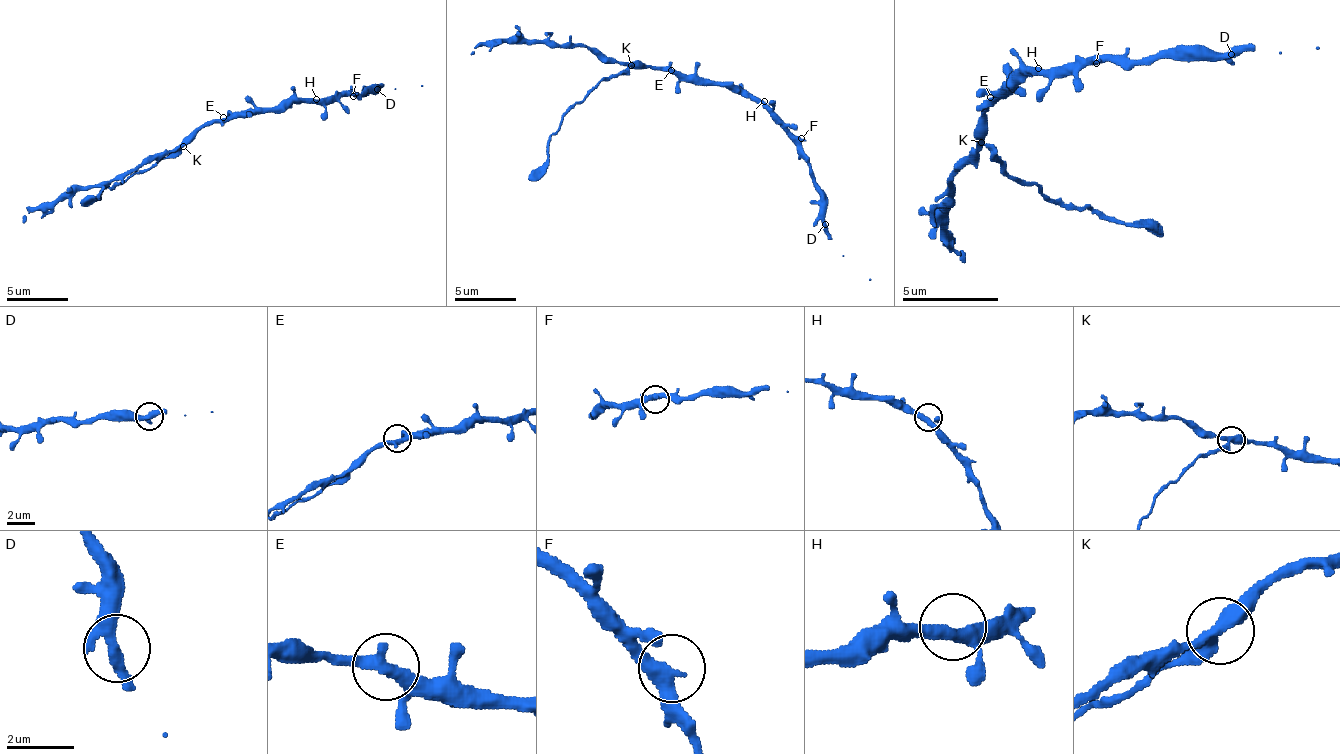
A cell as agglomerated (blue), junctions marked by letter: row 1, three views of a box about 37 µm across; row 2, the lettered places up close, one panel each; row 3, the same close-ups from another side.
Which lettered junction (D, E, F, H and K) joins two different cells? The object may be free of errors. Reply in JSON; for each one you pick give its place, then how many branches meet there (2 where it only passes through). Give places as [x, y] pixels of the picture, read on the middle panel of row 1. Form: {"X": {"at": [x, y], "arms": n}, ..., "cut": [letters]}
{"K": {"at": [631, 65], "arms": 3}, "cut": ["K"]}

